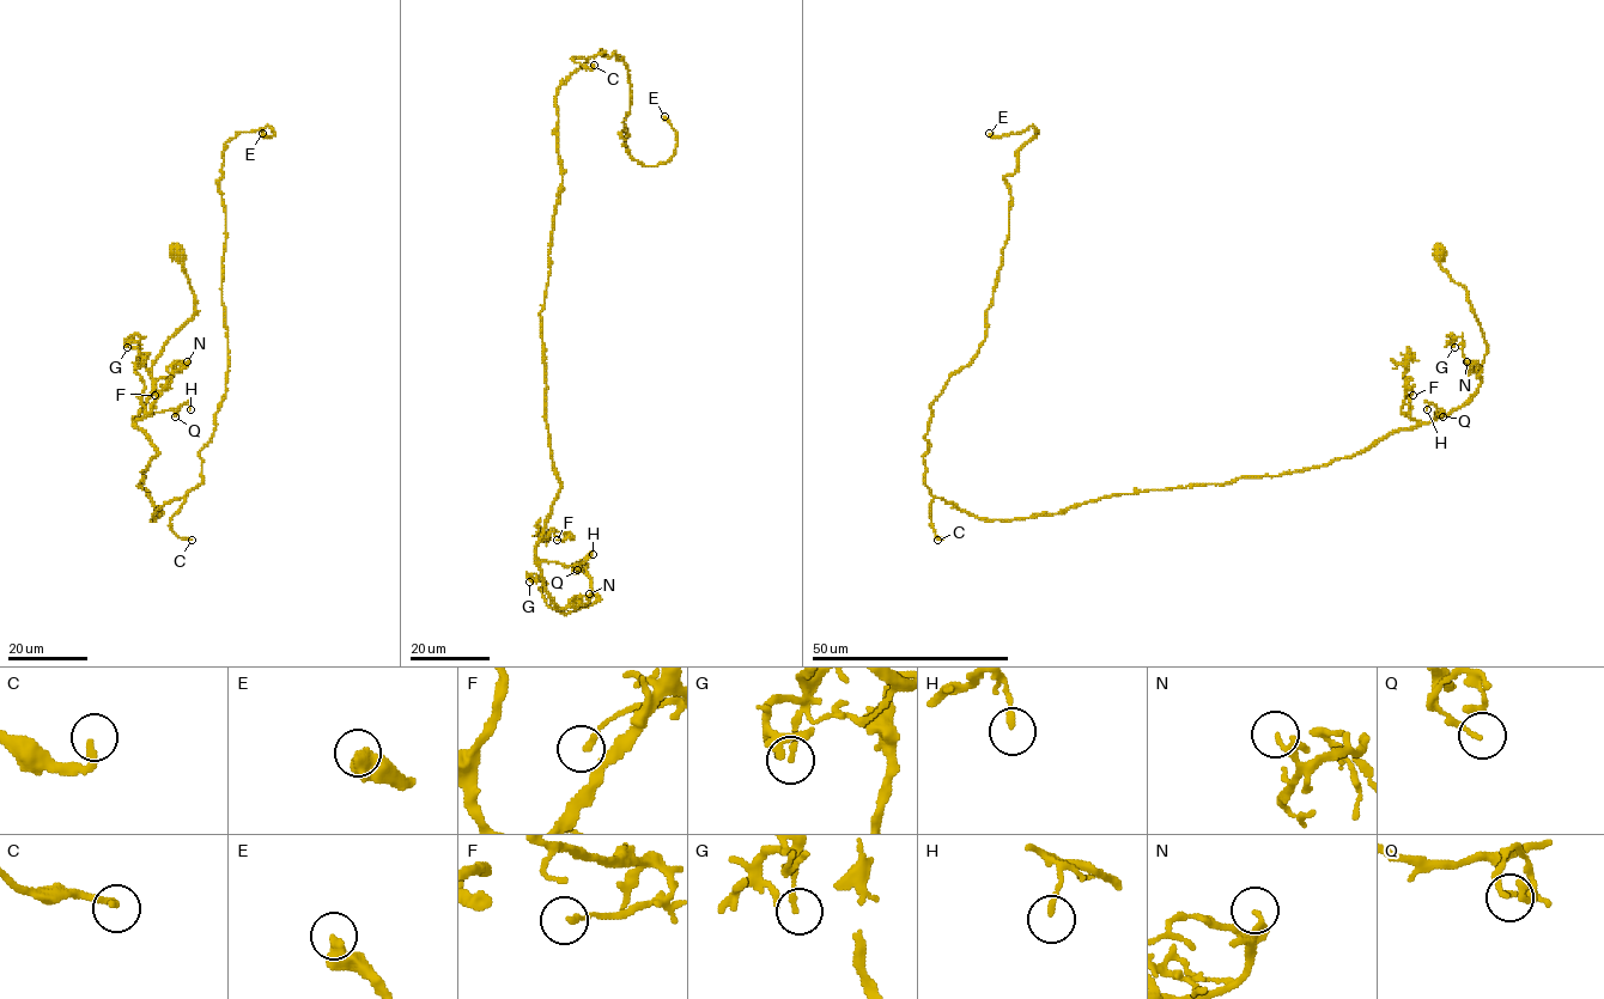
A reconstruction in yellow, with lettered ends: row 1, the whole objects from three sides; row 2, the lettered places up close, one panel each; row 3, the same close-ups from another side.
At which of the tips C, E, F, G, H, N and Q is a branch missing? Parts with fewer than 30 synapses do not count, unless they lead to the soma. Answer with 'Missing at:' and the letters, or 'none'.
Missing at: C

